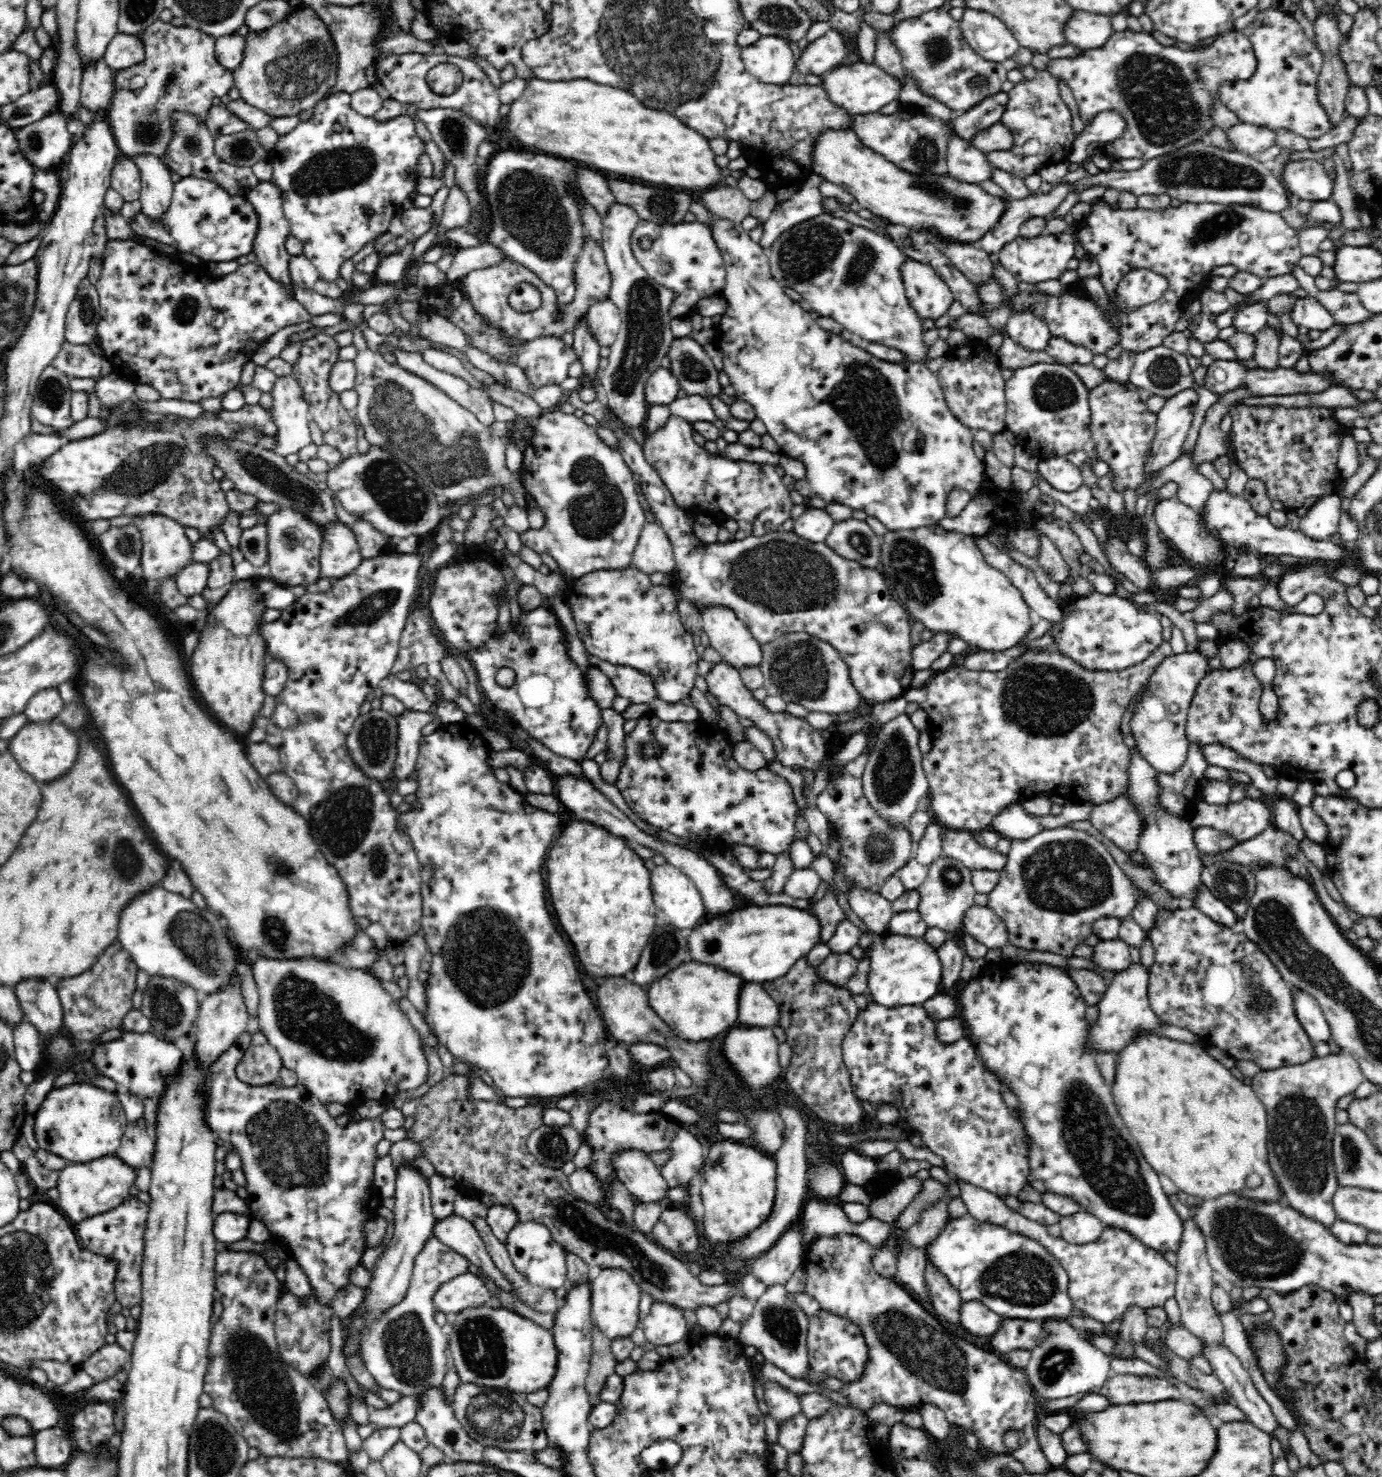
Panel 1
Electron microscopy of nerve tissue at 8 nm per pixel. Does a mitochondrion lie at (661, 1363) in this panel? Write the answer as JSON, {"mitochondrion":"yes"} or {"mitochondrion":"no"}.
{"mitochondrion":"no"}

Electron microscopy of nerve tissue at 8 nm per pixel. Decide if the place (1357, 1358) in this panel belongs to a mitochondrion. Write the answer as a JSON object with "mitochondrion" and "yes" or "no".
{"mitochondrion":"no"}

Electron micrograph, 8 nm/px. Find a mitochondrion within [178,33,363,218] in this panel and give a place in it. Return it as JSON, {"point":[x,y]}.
{"point":[298,72]}

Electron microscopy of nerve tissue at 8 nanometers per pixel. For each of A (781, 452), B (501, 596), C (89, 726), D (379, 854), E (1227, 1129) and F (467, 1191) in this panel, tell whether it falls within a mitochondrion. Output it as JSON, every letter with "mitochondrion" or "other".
{"A":"other","B":"other","C":"other","D":"mitochondrion","E":"other","F":"other"}

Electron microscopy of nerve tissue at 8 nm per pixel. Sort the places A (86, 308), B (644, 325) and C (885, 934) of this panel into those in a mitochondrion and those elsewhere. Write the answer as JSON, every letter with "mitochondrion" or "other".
{"A":"mitochondrion","B":"mitochondrion","C":"other"}

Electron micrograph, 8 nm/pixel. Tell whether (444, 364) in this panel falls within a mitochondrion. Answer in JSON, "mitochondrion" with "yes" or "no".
{"mitochondrion":"no"}

